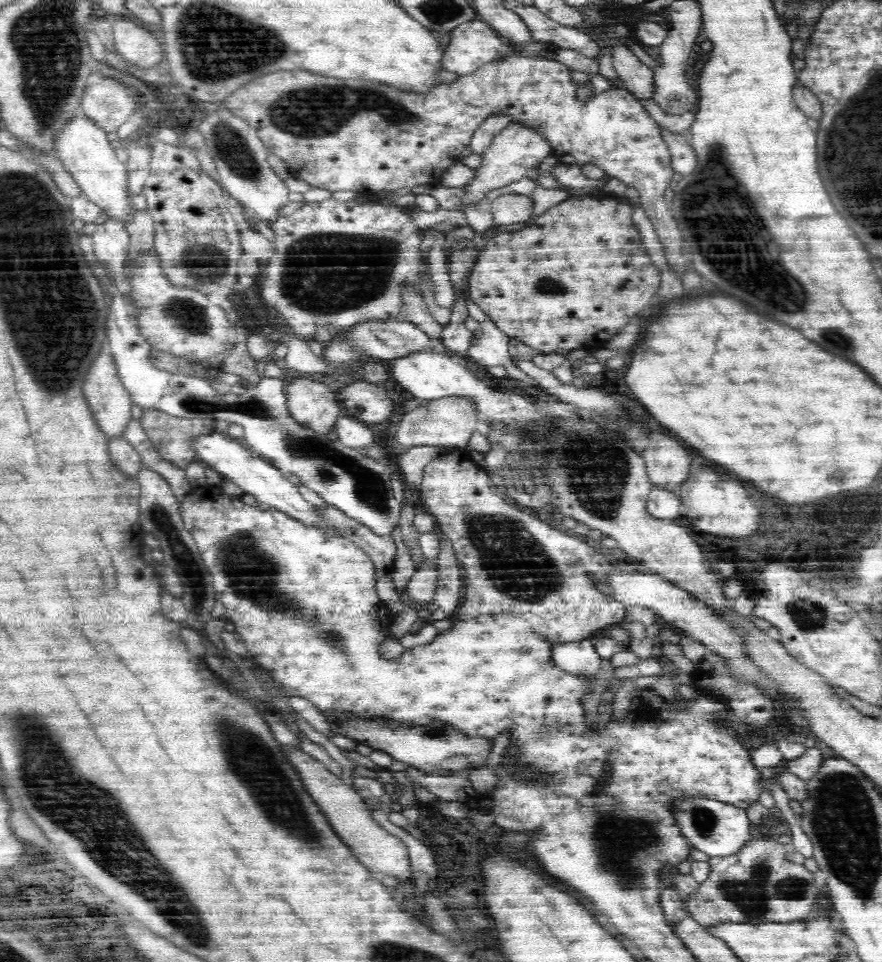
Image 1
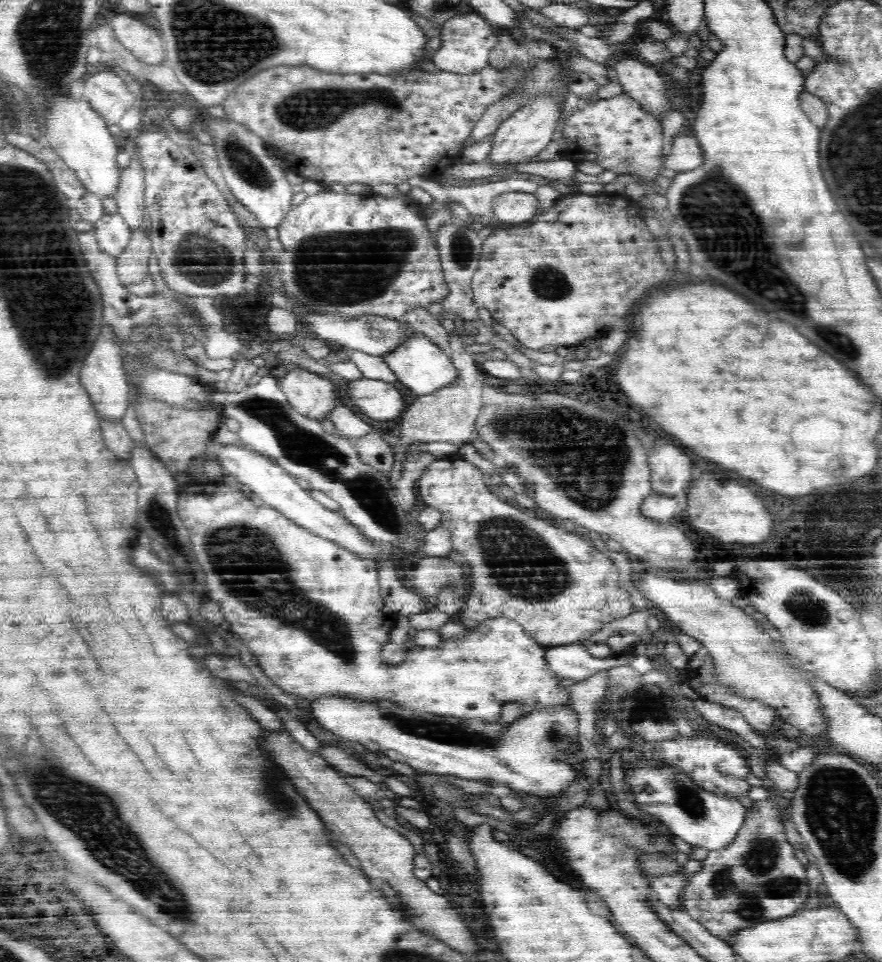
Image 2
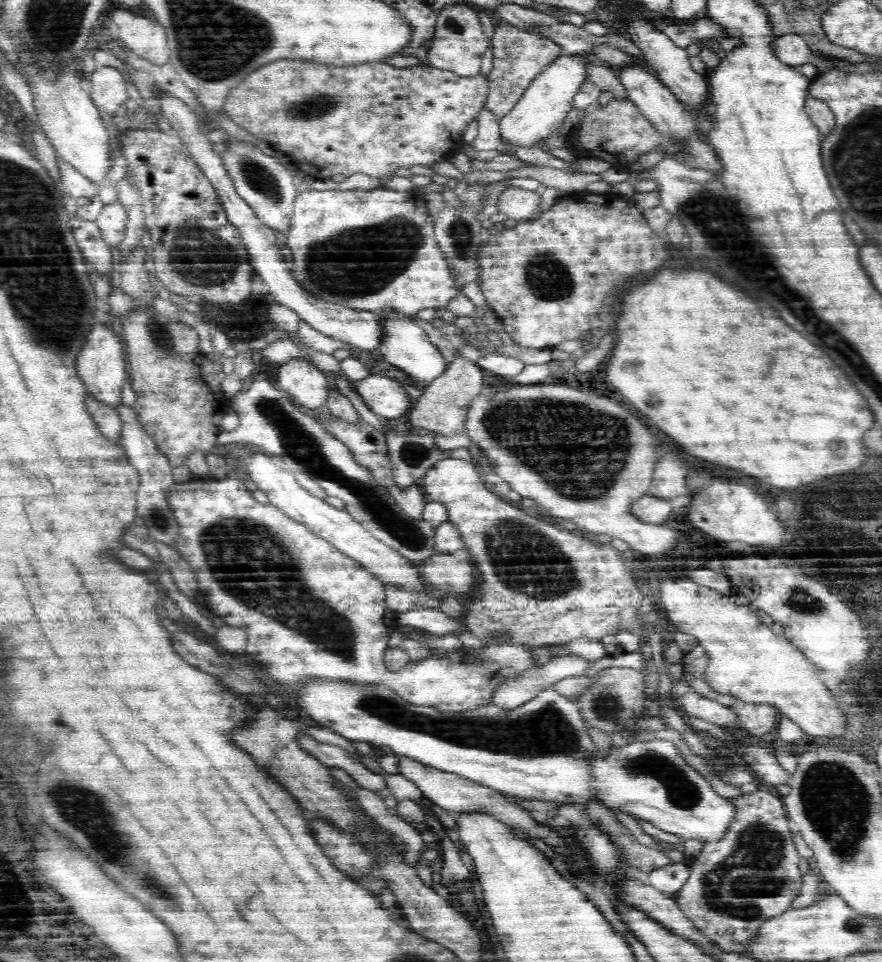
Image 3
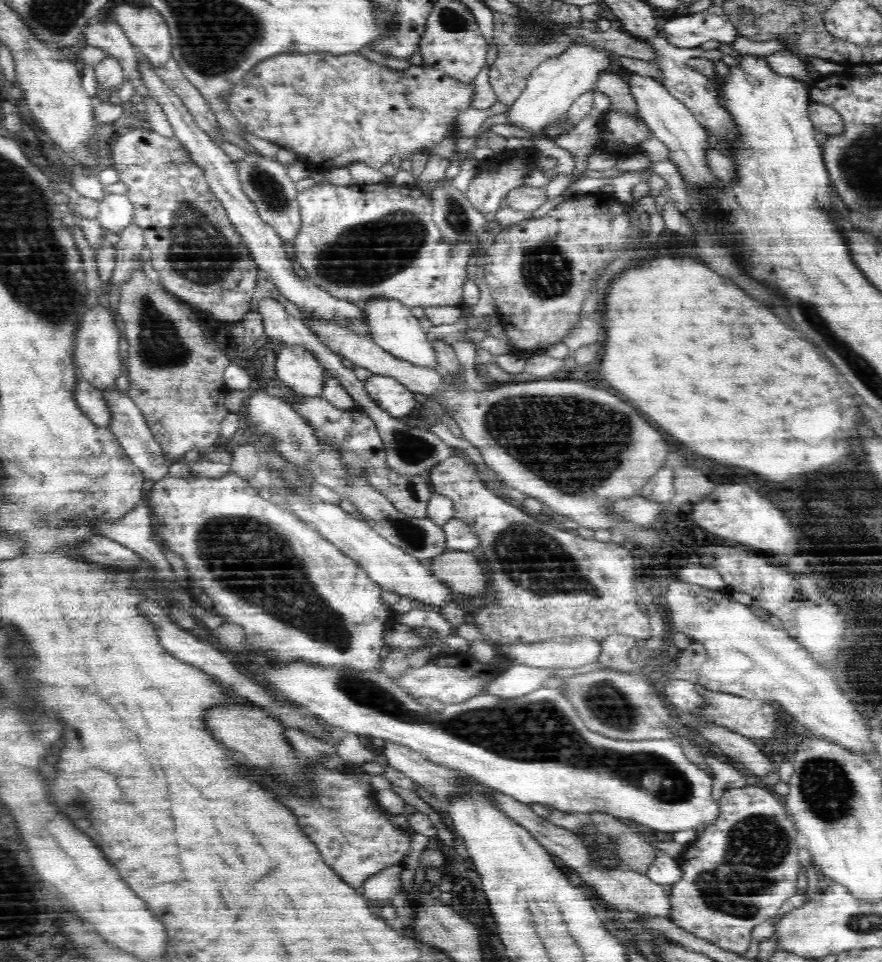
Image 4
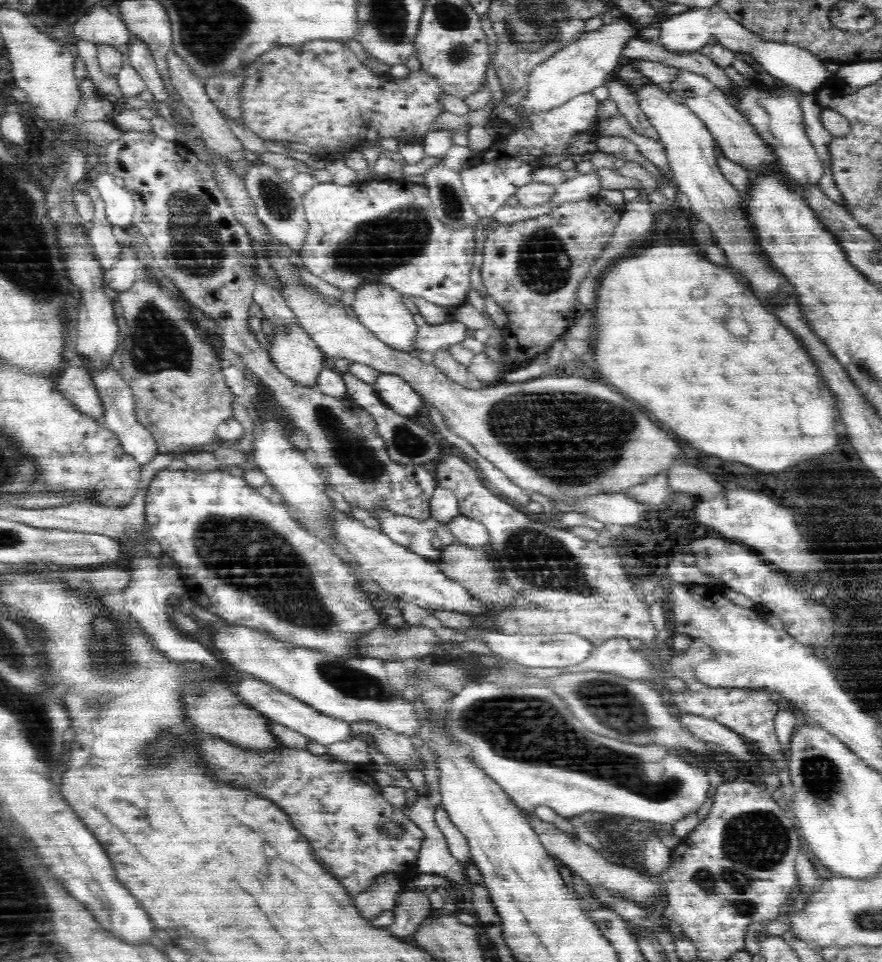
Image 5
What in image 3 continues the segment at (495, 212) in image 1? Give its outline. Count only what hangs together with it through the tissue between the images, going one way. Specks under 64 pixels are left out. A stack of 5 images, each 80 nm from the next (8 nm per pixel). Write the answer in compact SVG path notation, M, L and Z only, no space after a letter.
M510 187L499 199L498 207L516 221L531 220L540 212L541 190Z

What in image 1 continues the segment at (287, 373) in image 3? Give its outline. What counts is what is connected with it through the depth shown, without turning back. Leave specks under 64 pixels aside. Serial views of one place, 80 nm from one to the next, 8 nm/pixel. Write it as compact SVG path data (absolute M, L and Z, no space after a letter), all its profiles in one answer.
M290 376L284 384L287 405L291 415L302 424L309 424L328 433L340 414L338 392L326 382L308 376Z

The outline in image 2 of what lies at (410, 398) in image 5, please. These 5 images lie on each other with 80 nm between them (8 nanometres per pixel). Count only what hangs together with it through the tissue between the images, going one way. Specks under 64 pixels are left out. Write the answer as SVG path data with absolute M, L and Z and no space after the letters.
M365 378L348 382L346 394L353 408L376 421L394 421L406 410L405 389L380 378Z

